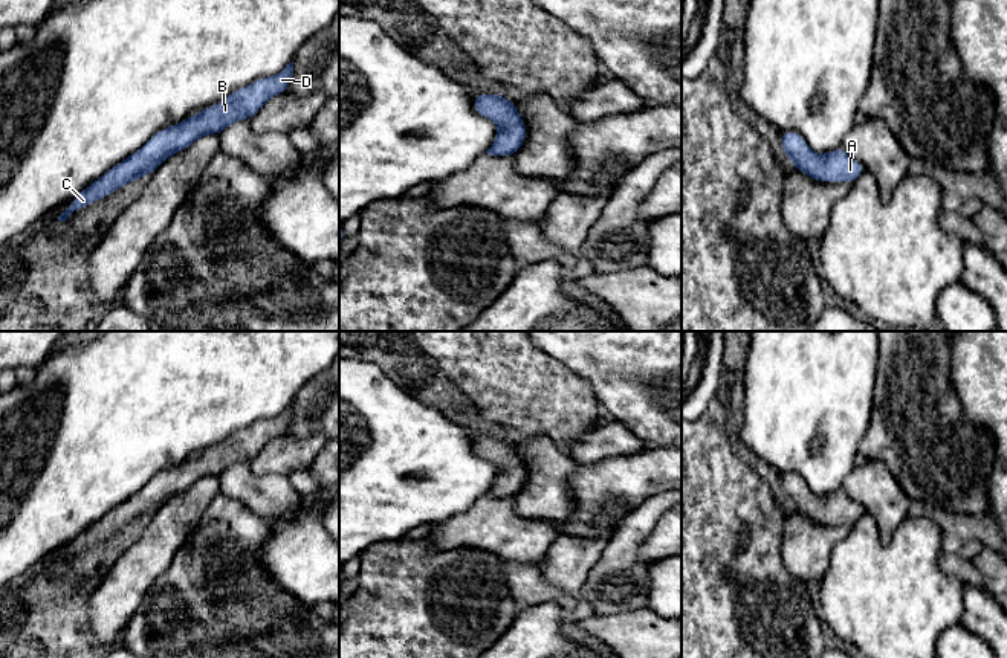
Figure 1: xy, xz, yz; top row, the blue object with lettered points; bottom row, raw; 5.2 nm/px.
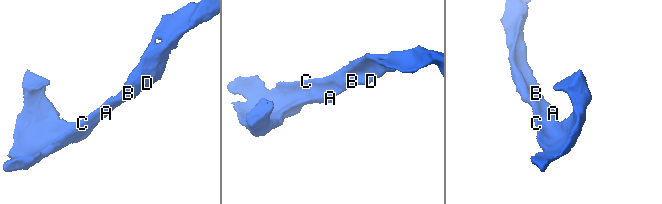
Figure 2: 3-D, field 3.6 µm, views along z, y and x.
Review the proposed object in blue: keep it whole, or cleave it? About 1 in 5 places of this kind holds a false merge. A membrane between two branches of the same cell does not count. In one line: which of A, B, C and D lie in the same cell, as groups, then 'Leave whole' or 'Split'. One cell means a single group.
Groups: A B C D. Leave whole

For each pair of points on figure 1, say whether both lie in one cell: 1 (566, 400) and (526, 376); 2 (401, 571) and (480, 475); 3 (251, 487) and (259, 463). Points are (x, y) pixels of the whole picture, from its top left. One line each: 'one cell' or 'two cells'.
1: one cell
2: two cells
3: two cells

